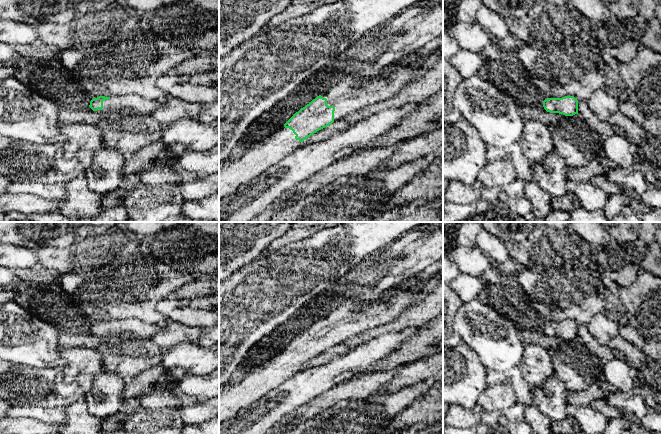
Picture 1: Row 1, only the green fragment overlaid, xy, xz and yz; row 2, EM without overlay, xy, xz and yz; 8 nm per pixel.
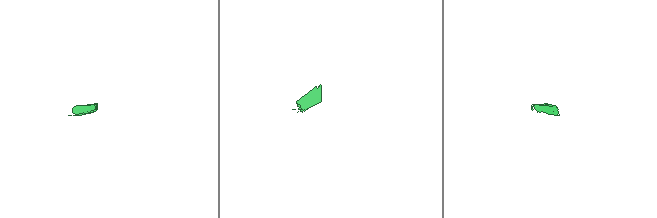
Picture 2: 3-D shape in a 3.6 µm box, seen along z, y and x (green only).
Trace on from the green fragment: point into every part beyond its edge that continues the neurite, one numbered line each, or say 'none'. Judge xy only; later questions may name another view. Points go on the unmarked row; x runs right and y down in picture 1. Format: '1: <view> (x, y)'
1: xy (132, 328)

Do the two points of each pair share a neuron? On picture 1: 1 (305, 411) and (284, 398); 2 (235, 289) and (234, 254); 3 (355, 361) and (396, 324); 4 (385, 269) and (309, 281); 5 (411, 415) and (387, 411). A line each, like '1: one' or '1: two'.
1: two
2: two
3: two
4: two
5: two

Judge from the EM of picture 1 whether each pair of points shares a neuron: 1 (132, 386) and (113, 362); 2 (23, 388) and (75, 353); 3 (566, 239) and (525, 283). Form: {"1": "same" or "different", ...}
{"1": "different", "2": "same", "3": "same"}

